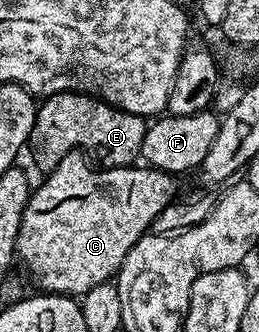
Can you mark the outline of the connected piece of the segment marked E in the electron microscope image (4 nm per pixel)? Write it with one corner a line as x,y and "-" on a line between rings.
61,91
58,95
41,100
36,113
36,125
30,134
28,155
30,151
42,173
56,169
69,151
76,150
85,153
103,168
129,167
141,156
147,126
143,116
121,111
102,99
76,91

